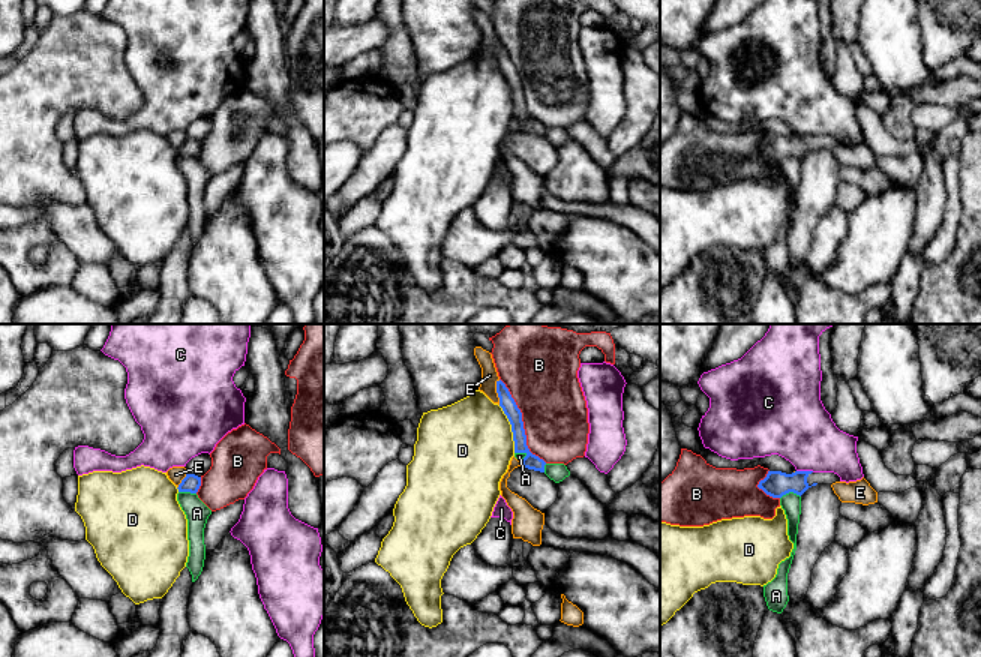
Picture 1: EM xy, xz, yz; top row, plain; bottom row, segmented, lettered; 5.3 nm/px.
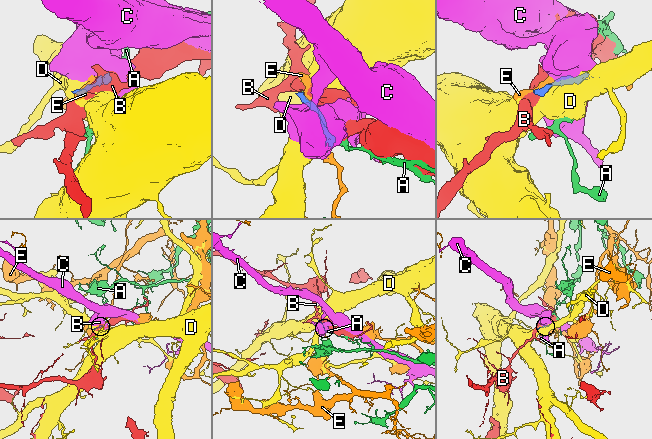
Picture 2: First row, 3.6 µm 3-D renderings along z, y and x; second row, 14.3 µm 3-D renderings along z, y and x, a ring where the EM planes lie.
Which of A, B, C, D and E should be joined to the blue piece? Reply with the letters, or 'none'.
none

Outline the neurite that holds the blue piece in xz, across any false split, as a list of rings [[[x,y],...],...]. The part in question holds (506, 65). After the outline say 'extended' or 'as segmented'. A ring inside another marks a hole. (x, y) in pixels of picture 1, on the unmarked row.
[[[500,44],[496,45],[496,57],[500,62],[500,70],[502,72],[504,78],[507,80],[514,105],[514,117],[525,117],[526,120],[522,123],[520,130],[544,136],[546,126],[538,120],[532,118],[526,110],[526,99],[522,86],[522,76],[518,72],[514,63],[512,62],[506,48]]]; as segmented

